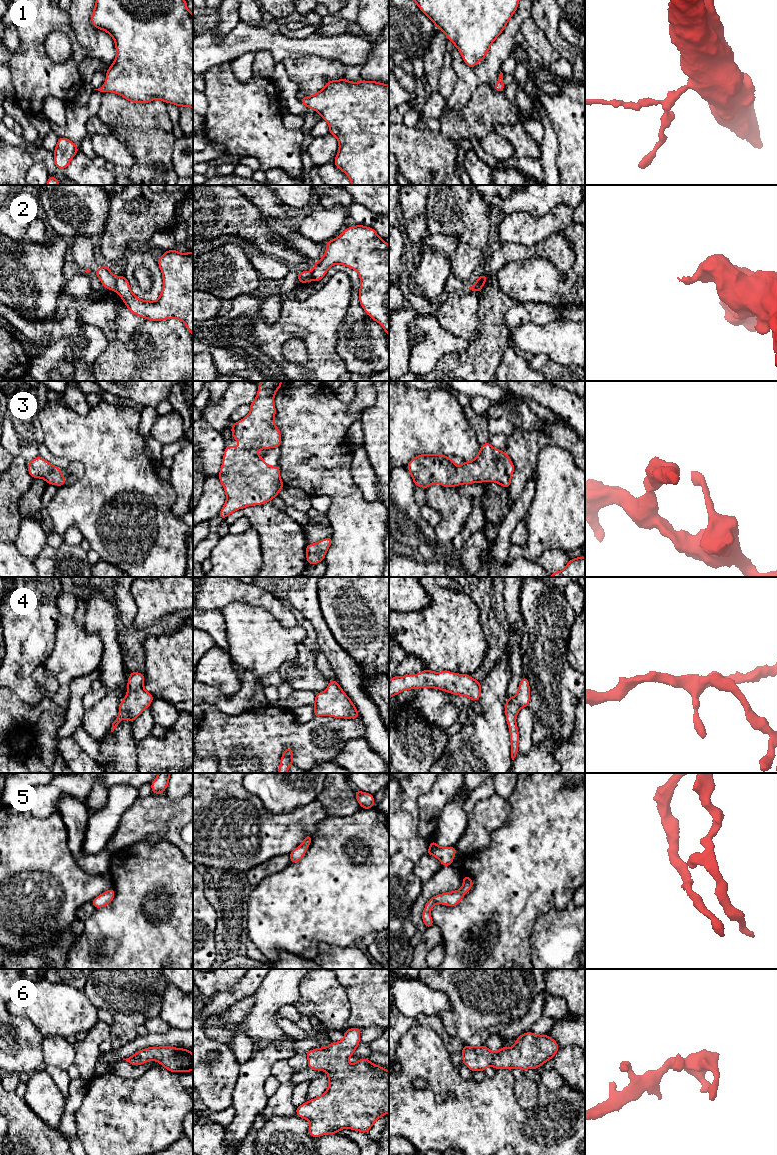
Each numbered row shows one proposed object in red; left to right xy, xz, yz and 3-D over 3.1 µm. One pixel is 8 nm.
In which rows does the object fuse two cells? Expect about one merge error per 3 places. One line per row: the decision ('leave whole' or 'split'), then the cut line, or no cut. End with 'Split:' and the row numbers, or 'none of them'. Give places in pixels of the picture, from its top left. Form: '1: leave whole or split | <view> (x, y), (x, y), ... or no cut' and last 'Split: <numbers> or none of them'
1: leave whole | no cut
2: split | xy (117, 277), (114, 289)
3: leave whole | no cut
4: leave whole | no cut
5: leave whole | no cut
6: leave whole | no cut
Split: 2

